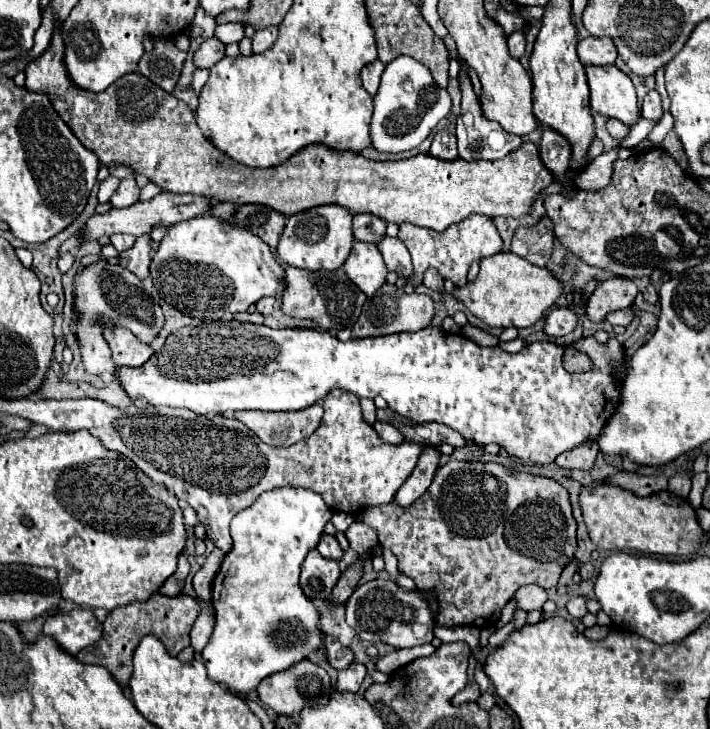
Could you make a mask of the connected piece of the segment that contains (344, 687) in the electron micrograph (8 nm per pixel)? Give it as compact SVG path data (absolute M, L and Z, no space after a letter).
M349 665L345 671L339 671L339 677L337 677L337 689L339 691L349 691L349 693L357 693L363 679L365 679L367 671L365 671L365 665Z

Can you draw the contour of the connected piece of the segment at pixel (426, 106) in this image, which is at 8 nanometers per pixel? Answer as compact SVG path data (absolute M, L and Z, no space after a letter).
M401 55L395 61L387 63L379 91L375 95L375 111L371 119L373 147L385 153L401 153L415 149L431 133L431 129L449 113L449 109L451 97L435 83L431 71L413 57Z

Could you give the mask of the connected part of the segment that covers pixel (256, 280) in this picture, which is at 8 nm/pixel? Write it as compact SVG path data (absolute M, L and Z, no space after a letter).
M193 217L191 221L169 227L169 233L161 241L159 249L151 259L151 277L161 297L189 317L203 321L223 319L239 311L247 311L263 297L281 297L285 291L285 267L275 259L267 243L257 235L237 229L231 223L223 223L215 217Z

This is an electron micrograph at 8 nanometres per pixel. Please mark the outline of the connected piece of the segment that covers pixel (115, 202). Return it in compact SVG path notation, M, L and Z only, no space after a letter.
M129 173L121 181L121 185L115 191L115 195L111 197L111 205L113 207L129 207L129 205L137 203L137 197L139 197L139 187L135 183L135 173Z

